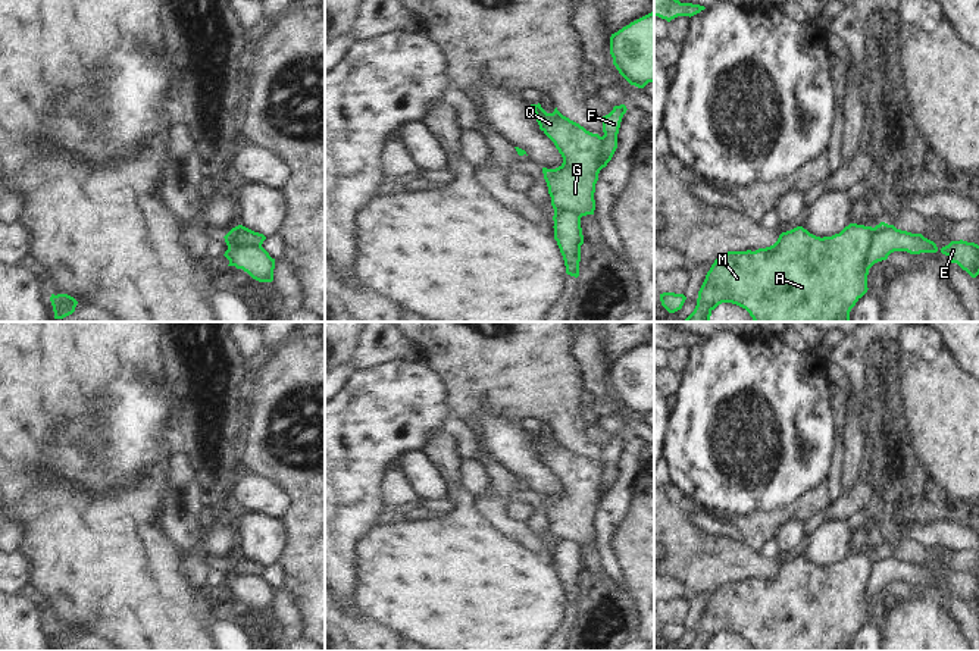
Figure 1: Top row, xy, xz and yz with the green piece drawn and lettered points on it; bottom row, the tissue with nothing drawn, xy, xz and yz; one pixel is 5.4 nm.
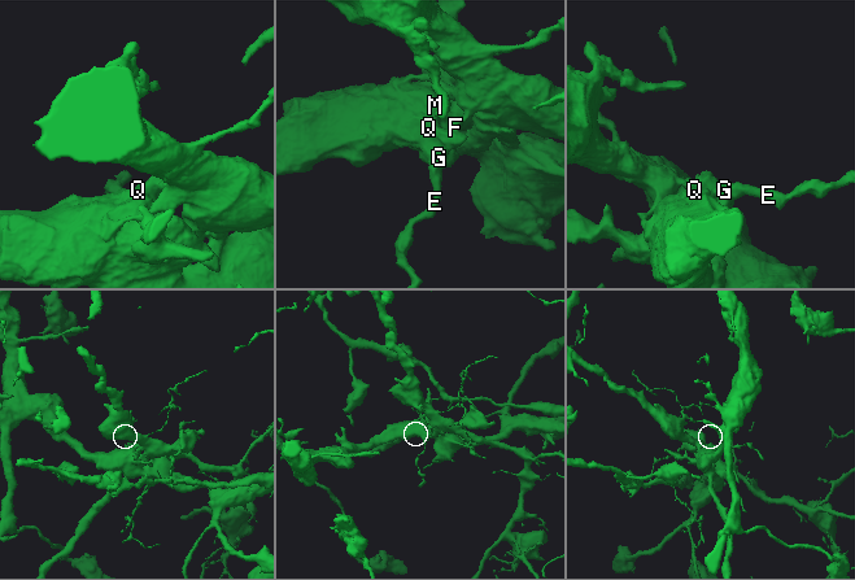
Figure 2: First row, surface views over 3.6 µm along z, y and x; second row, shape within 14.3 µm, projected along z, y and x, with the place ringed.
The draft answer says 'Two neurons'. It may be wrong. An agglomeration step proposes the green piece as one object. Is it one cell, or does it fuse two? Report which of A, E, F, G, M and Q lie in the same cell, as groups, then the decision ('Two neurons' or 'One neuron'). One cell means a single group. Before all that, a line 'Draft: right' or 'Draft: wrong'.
Draft: right
Groups: A G M Q / E F. Two neurons.

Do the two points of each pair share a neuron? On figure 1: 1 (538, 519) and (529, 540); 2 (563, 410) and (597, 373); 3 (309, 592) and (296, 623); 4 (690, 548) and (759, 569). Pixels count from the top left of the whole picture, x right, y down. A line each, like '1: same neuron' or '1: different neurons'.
1: different neurons
2: different neurons
3: different neurons
4: same neuron

